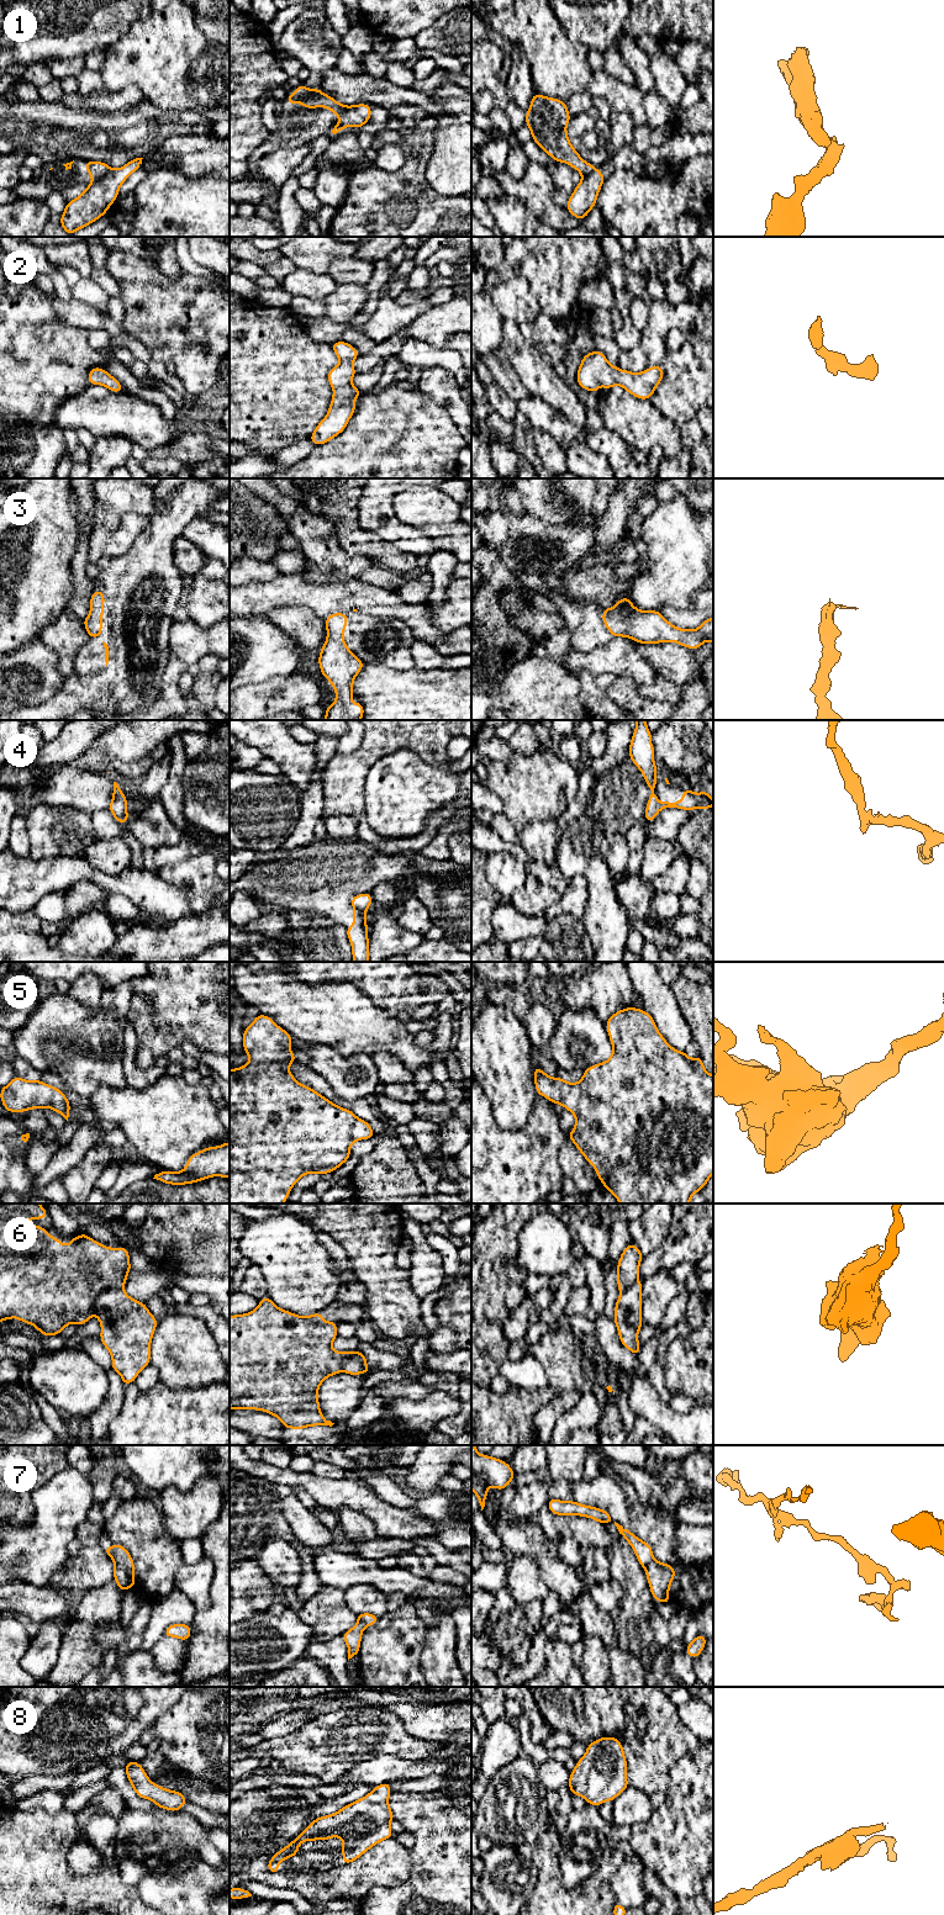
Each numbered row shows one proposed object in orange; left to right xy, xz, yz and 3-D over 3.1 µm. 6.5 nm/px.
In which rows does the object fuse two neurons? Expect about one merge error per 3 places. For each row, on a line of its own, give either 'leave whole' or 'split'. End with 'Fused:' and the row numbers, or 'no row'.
1: split
2: leave whole
3: leave whole
4: split
5: leave whole
6: split
7: leave whole
8: leave whole
Fused: 1, 4, 6

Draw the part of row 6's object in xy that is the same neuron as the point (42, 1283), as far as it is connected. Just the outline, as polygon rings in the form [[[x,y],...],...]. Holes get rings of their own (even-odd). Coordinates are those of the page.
[[[0,1204],[0,1322],[17,1318],[32,1324],[44,1337],[58,1335],[67,1326],[85,1324],[95,1314],[95,1298],[105,1290],[123,1289],[132,1270],[126,1247],[110,1248],[88,1234],[73,1237],[68,1245],[41,1226],[20,1224],[20,1220],[49,1217],[39,1204]]]

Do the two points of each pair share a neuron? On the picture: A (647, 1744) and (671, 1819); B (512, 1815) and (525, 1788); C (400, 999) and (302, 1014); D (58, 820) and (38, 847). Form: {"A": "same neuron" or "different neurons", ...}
{"A": "different neurons", "B": "same neuron", "C": "different neurons", "D": "same neuron"}

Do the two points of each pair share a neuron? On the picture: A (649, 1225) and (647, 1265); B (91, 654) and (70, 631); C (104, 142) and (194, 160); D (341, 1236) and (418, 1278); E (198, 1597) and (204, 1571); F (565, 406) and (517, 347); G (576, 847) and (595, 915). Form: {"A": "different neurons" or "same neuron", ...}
{"A": "different neurons", "B": "different neurons", "C": "different neurons", "D": "different neurons", "E": "same neuron", "F": "same neuron", "G": "same neuron"}

